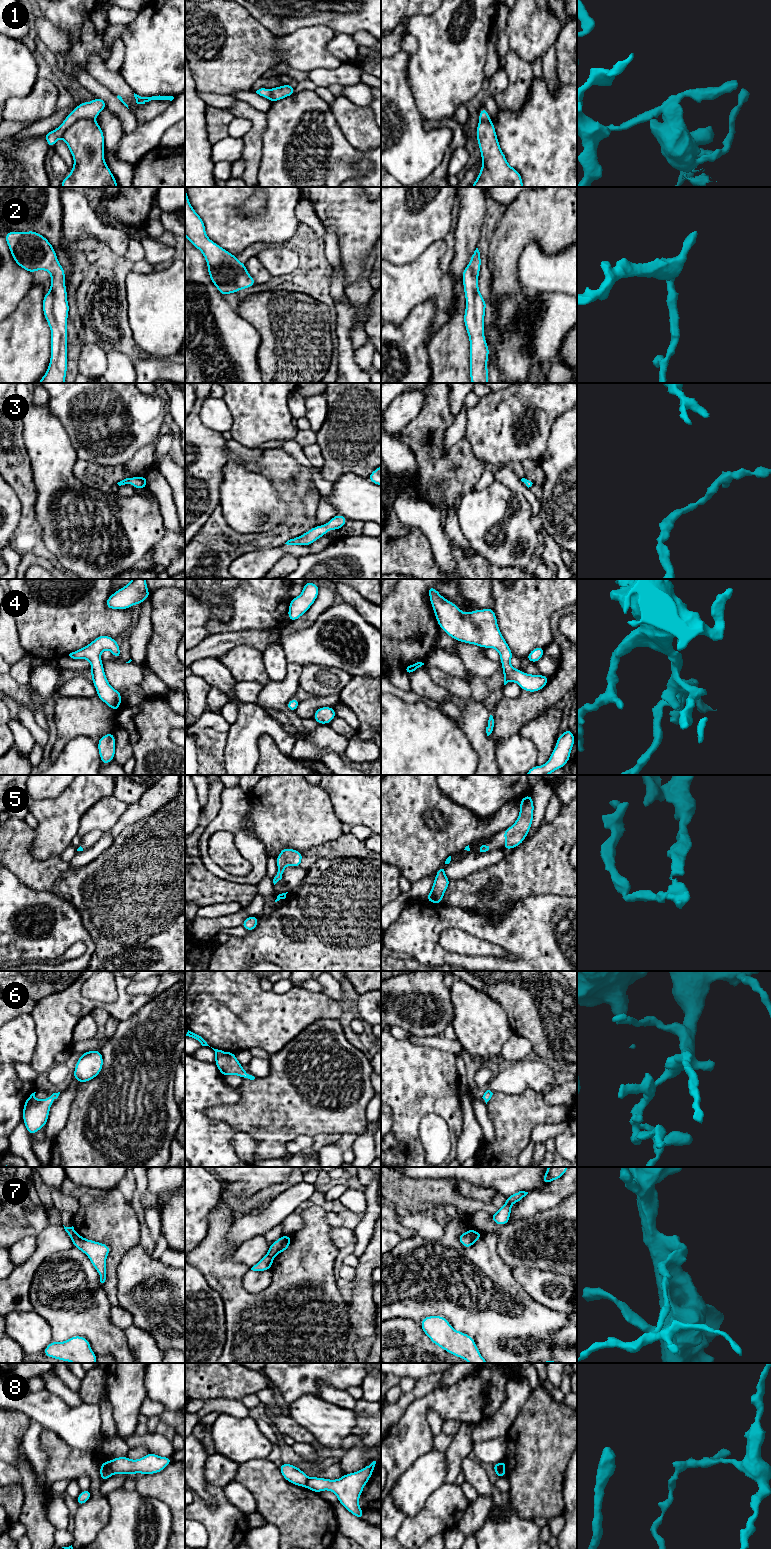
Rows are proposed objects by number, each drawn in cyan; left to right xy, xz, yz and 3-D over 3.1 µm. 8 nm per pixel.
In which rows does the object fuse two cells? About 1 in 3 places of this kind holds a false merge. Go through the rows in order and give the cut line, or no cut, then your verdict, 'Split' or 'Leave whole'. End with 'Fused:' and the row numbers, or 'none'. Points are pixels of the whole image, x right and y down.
1: Split along xy (92, 118), (80, 118), (74, 121), (61, 136). Split
2: No split. Leave whole
3: No split. Leave whole
4: No split. Leave whole
5: No split. Leave whole
6: No split. Leave whole
7: Split along yz (468, 1231), (474, 1241). Split
8: Split along xy (108, 1462), (109, 1468), (113, 1473). Split
Fused: 1, 7, 8

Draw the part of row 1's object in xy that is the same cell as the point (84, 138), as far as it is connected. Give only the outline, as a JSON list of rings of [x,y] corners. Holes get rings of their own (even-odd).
[[[80,119],[62,134],[73,159],[71,173],[61,187],[118,187],[104,159],[105,140],[101,127],[93,119]]]

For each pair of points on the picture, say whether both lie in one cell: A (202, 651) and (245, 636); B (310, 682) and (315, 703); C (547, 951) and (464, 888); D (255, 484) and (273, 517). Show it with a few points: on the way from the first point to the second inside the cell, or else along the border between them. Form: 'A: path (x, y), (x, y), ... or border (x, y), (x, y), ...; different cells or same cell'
A: path (213, 646), (234, 639); same cell
B: border (337, 693), (314, 696); different cells
C: border (518, 901), (496, 917), (477, 913); different cells
D: path (255, 492), (255, 499), (265, 509); same cell

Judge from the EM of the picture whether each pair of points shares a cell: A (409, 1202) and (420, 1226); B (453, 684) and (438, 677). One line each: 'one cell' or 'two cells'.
A: two cells
B: one cell

